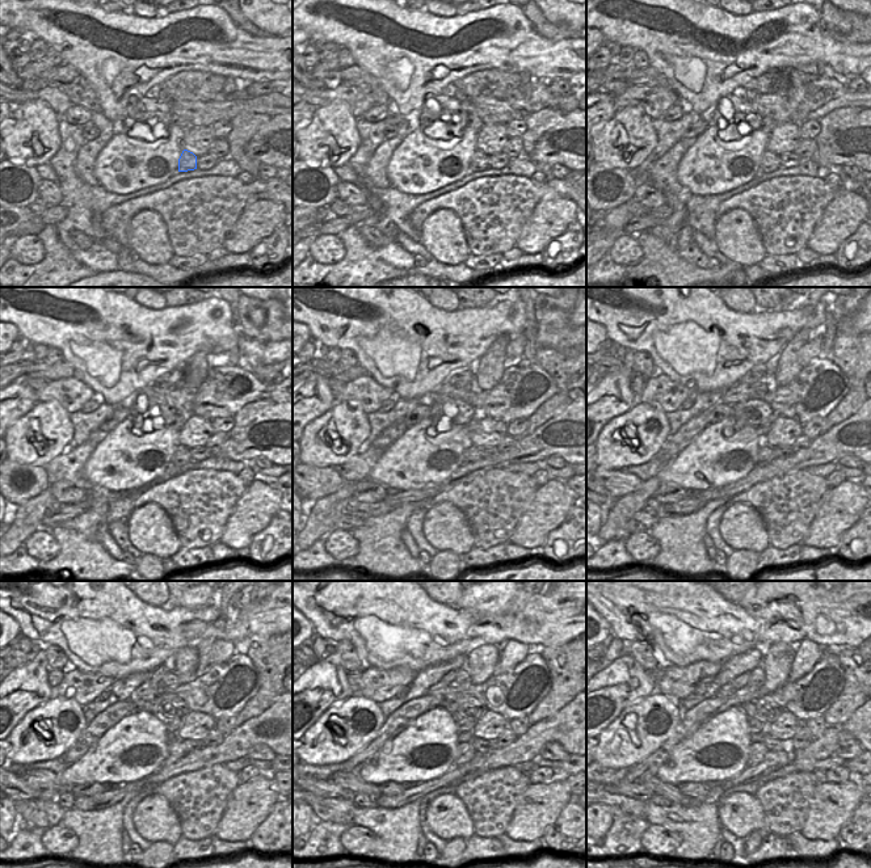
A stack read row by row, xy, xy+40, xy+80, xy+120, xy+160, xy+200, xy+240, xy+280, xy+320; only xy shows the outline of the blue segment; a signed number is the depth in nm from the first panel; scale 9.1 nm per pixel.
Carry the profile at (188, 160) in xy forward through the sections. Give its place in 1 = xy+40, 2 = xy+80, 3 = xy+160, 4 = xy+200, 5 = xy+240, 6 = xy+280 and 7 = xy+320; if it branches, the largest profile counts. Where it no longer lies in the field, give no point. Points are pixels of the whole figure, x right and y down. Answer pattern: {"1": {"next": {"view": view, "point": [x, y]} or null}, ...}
{"1": {"next": {"view": "xy+40", "point": [480, 161]}}, "2": {"next": {"view": "xy+80", "point": [770, 161]}}, "3": {"next": {"view": "xy+160", "point": [474, 456]}}, "4": {"next": {"view": "xy+200", "point": [765, 456]}}, "5": {"next": {"view": "xy+240", "point": [175, 750]}}, "6": {"next": {"view": "xy+280", "point": [465, 751]}}, "7": {"next": {"view": "xy+320", "point": [757, 750]}}}

